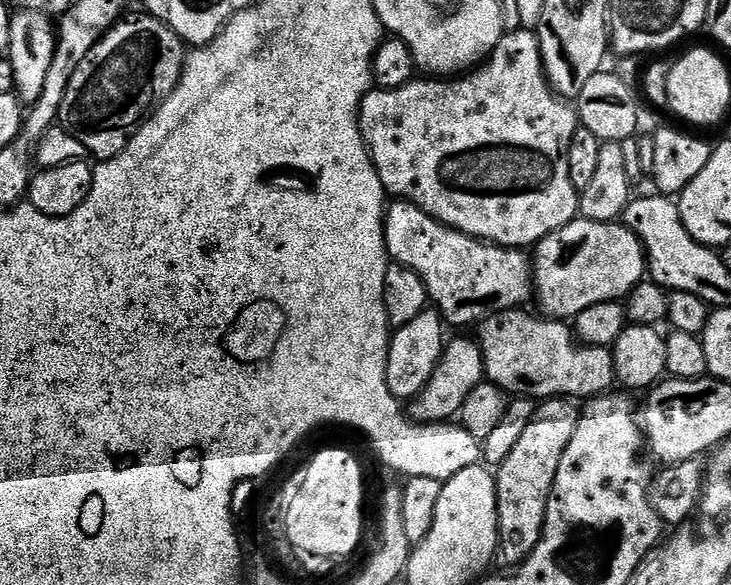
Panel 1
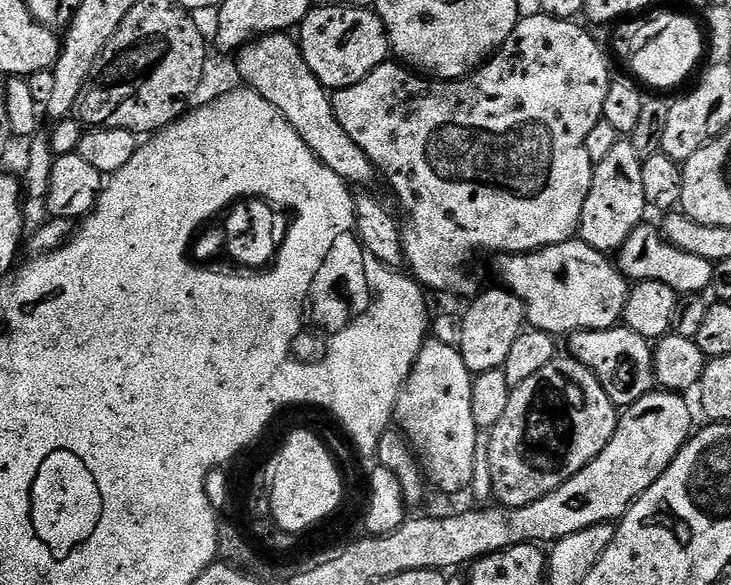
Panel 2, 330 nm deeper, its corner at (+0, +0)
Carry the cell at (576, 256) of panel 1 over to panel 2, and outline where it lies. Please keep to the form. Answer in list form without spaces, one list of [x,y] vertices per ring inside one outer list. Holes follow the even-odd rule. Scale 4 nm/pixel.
[[[642,222],[632,231],[628,241],[618,250],[618,267],[629,281],[639,282],[653,280],[666,282],[670,290],[678,294],[704,294],[712,286],[712,270],[714,265],[706,258],[698,258],[698,254],[686,254],[686,250],[678,250],[665,238],[663,231],[649,222]]]

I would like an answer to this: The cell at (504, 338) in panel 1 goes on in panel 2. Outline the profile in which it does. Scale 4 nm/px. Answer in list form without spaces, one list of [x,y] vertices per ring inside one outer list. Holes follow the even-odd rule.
[[[617,326],[606,330],[573,332],[570,340],[571,359],[594,373],[617,409],[626,410],[657,387],[656,370],[652,361],[653,345],[642,338],[642,334],[634,334],[634,330]]]

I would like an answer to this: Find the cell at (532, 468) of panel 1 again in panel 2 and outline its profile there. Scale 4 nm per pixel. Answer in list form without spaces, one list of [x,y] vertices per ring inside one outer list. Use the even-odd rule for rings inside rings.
[[[571,358],[552,360],[550,366],[542,366],[534,378],[526,378],[522,386],[513,388],[502,422],[490,429],[486,470],[492,479],[491,493],[506,508],[538,502],[538,498],[556,492],[571,476],[594,462],[594,458],[606,450],[610,438],[614,438],[617,423],[618,409],[591,370]]]

